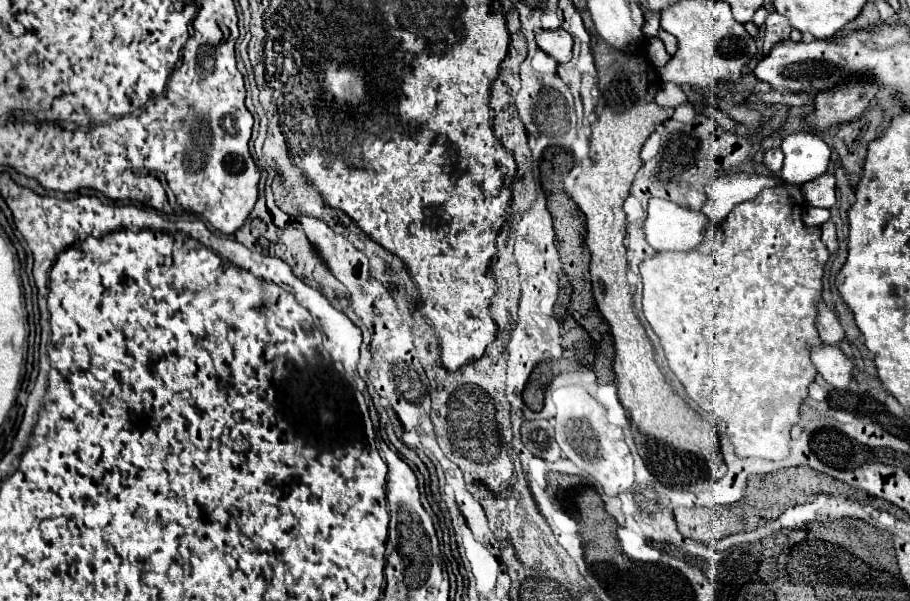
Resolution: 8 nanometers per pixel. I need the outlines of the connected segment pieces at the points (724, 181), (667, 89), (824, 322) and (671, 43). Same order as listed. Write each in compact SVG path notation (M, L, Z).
M744 172L714 178L706 184L706 204L702 212L710 218L712 224L722 224L734 206L754 200L764 188L778 184L782 184L782 180Z
M662 84L662 88L656 94L656 102L662 108L676 108L680 104L686 104L688 98L676 84Z
M824 300L818 302L818 314L816 314L816 330L820 334L820 340L824 344L838 344L844 338L844 330L836 318L836 314L826 306Z
M661 28L658 32L658 37L660 38L660 40L662 40L668 54L671 57L674 57L678 49L678 41L676 37L674 37L673 35L671 35L670 33L666 32Z

